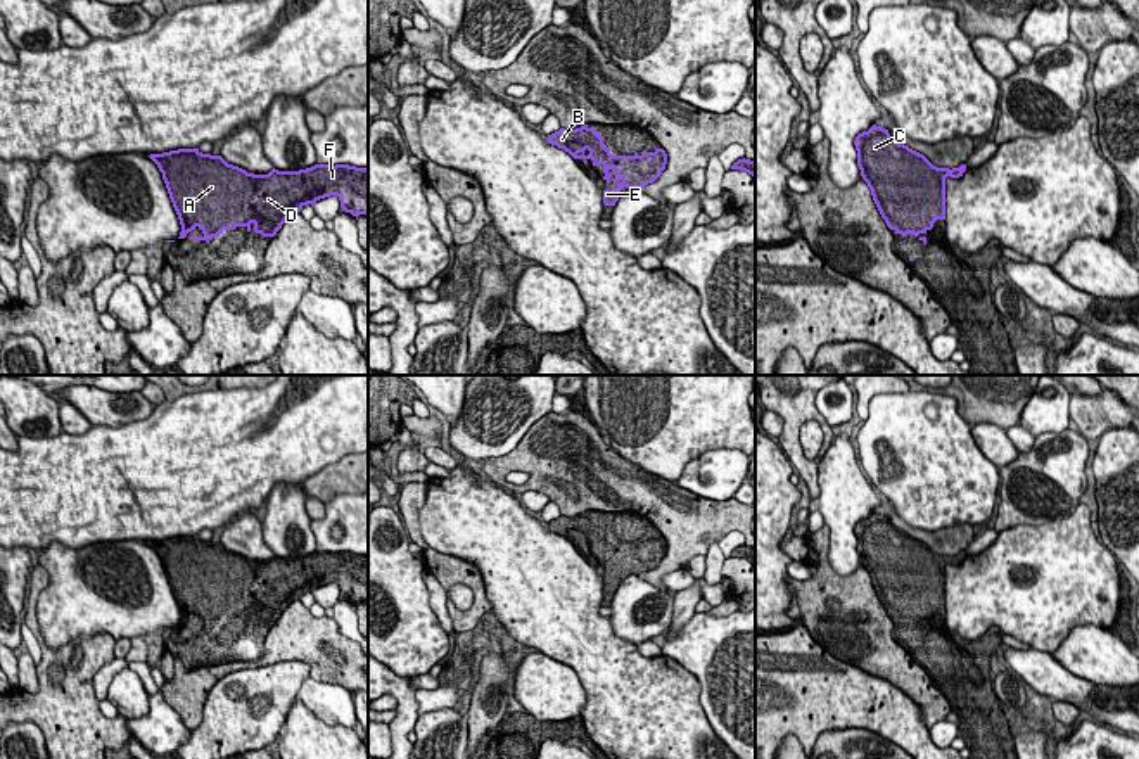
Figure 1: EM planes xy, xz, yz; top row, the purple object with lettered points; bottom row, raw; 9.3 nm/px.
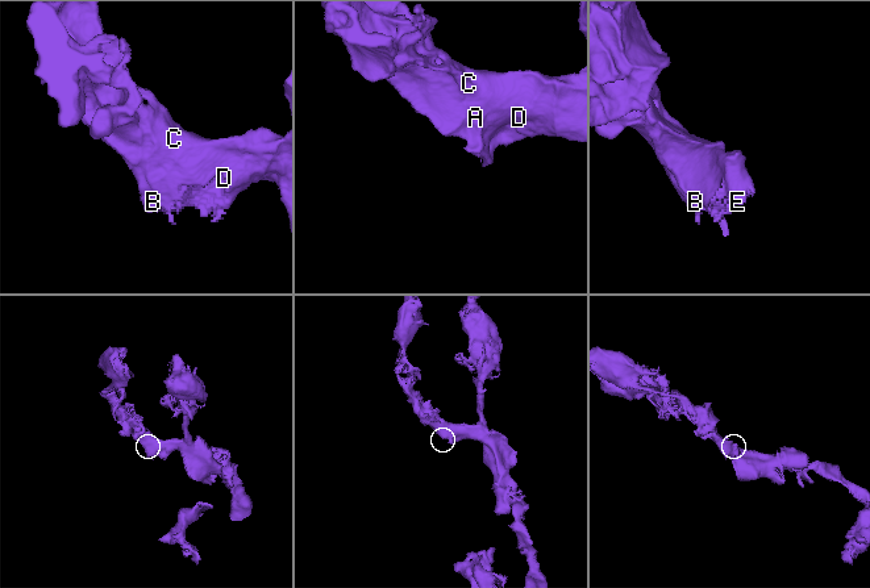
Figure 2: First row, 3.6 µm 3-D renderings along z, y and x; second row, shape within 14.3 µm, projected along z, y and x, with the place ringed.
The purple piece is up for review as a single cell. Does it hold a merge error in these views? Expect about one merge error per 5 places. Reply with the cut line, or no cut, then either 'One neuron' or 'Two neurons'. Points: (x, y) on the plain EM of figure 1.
No split. One neuron

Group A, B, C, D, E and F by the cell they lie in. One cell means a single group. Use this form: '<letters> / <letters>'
A B C D E F

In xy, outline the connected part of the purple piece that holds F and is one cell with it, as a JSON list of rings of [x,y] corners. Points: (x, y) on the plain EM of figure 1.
[[[178,536],[149,543],[162,560],[169,586],[178,602],[185,626],[188,619],[199,615],[204,622],[192,628],[209,629],[225,617],[245,614],[263,624],[275,624],[282,612],[304,593],[320,586],[337,583],[340,595],[356,607],[368,602],[368,557],[349,552],[315,552],[299,558],[271,557],[268,562],[254,562],[228,552],[221,543],[202,541],[199,536]]]

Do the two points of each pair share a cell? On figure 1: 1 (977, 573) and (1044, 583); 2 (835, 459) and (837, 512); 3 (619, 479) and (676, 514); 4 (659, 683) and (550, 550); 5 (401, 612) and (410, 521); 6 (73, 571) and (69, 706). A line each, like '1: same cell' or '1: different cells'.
1: same cell
2: same cell
3: same cell
4: same cell
5: different cells
6: different cells

